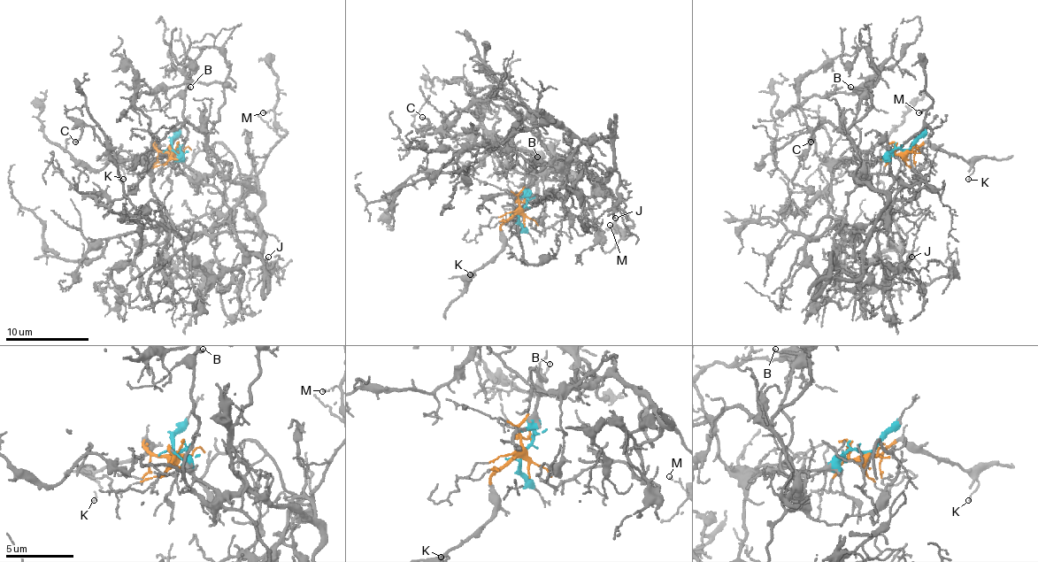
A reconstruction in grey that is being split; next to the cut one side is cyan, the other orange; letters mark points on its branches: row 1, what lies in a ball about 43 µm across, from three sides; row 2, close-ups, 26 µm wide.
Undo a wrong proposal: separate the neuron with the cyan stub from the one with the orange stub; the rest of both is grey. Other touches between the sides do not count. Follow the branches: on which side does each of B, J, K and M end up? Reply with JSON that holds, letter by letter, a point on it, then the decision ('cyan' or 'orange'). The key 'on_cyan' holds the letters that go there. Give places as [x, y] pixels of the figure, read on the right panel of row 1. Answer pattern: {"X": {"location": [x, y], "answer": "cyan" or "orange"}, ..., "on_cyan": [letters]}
{"B": {"location": [850, 87], "answer": "orange"}, "J": {"location": [911, 257], "answer": "cyan"}, "K": {"location": [968, 179], "answer": "orange"}, "M": {"location": [918, 112], "answer": "cyan"}, "on_cyan": ["J", "M"]}

